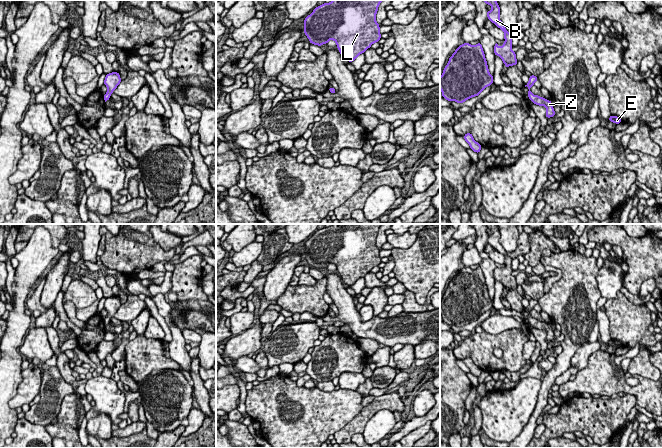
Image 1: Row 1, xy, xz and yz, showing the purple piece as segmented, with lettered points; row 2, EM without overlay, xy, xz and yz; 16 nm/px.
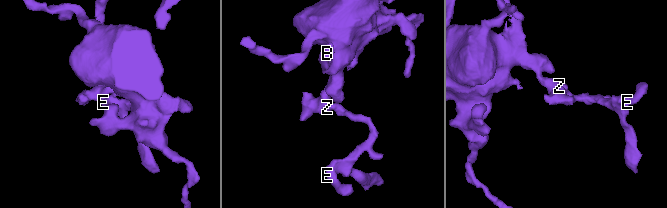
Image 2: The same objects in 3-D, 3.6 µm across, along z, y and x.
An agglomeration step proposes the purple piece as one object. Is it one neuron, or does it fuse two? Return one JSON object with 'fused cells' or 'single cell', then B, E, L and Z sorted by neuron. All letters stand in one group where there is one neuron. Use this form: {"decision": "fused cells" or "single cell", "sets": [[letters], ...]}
{"decision": "single cell", "sets": [["B", "E", "L", "Z"]]}

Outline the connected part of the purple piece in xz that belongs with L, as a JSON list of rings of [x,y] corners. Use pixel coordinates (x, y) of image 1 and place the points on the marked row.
[[[333,0],[316,7],[304,20],[303,32],[311,44],[321,46],[329,40],[336,42],[343,60],[354,61],[360,54],[381,39],[376,22],[379,4],[383,0]]]

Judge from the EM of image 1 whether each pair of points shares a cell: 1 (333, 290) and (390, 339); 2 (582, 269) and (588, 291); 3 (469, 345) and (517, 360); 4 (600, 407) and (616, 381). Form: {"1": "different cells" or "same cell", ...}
{"1": "same cell", "2": "same cell", "3": "same cell", "4": "different cells"}

